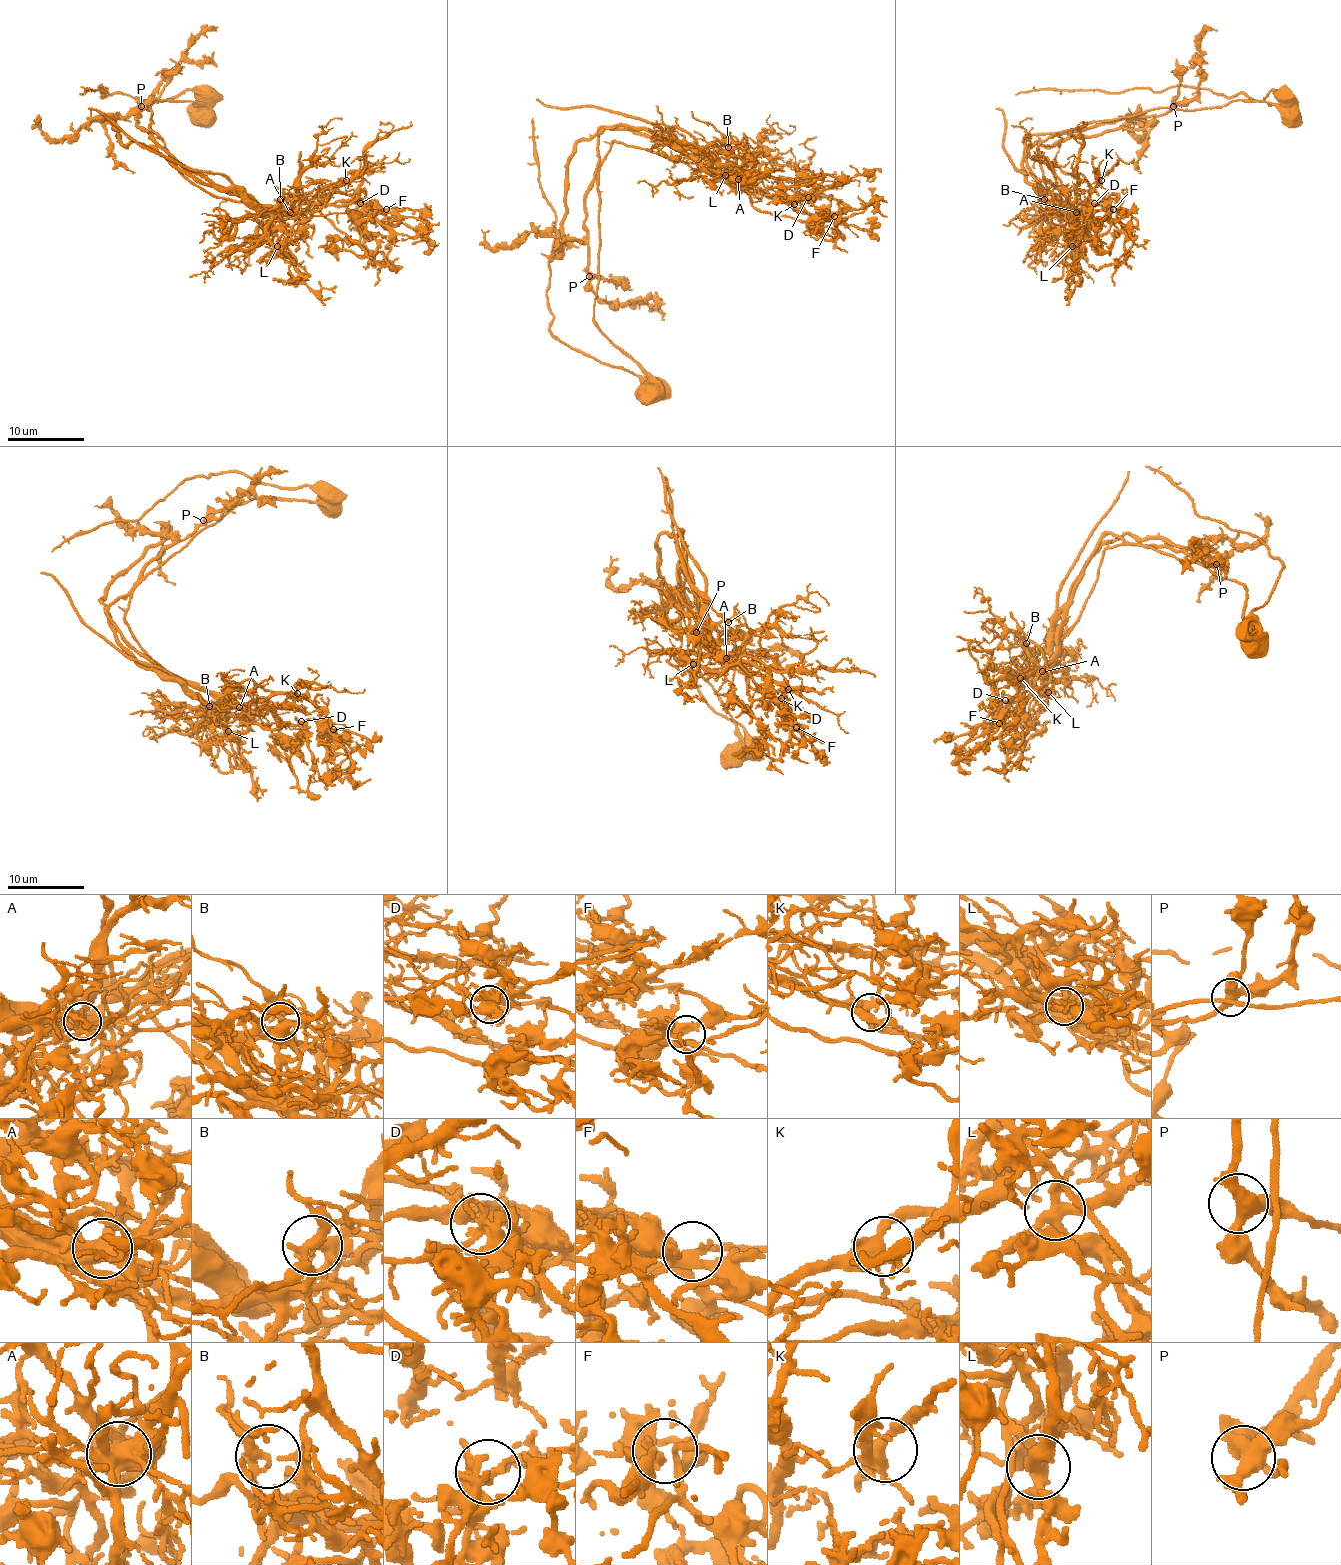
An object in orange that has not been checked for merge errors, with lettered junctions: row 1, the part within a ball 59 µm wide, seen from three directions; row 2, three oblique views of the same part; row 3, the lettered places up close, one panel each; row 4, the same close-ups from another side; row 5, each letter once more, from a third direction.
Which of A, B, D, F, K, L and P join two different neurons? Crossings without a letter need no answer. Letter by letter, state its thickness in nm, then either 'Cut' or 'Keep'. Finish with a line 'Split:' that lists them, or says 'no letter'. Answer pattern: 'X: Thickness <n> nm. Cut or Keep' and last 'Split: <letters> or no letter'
A: Thickness 600 nm. Cut
B: Thickness 240 nm. Keep
D: Thickness 240 nm. Cut
F: Thickness 340 nm. Keep
K: Thickness 400 nm. Keep
L: Thickness 360 nm. Cut
P: Thickness 400 nm. Keep
Split: A, D, L

